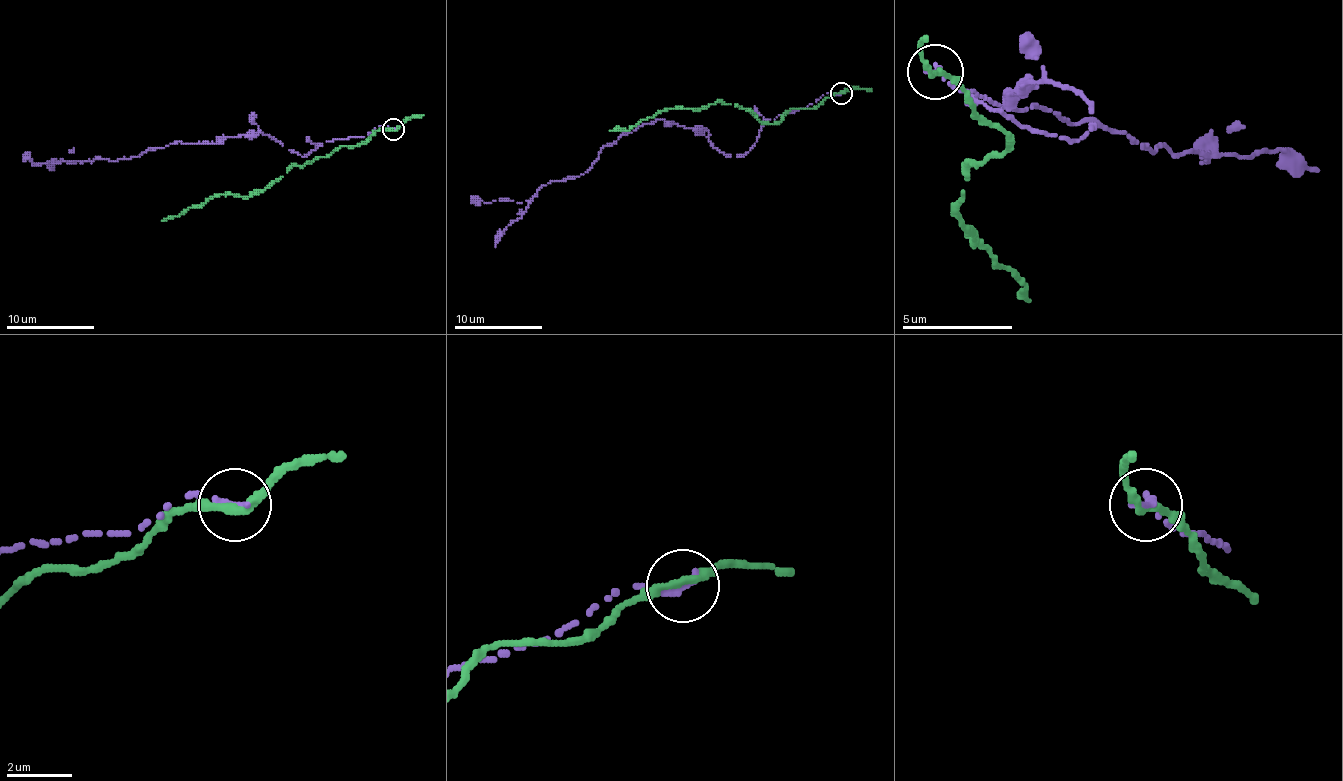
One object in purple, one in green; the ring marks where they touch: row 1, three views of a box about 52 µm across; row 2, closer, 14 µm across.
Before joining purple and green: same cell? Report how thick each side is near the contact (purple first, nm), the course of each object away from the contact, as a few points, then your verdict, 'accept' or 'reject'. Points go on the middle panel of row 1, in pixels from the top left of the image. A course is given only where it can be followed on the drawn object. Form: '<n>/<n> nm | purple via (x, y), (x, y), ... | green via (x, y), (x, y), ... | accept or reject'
240/260 nm | purple via (840, 93), (770, 119), (750, 150), (724, 154), (704, 128), (656, 119), (528, 201), (473, 203) | green via (840, 93), (814, 108), (792, 108), (772, 124), (739, 106), (715, 102), (664, 108), (627, 130), (610, 130) | reject

